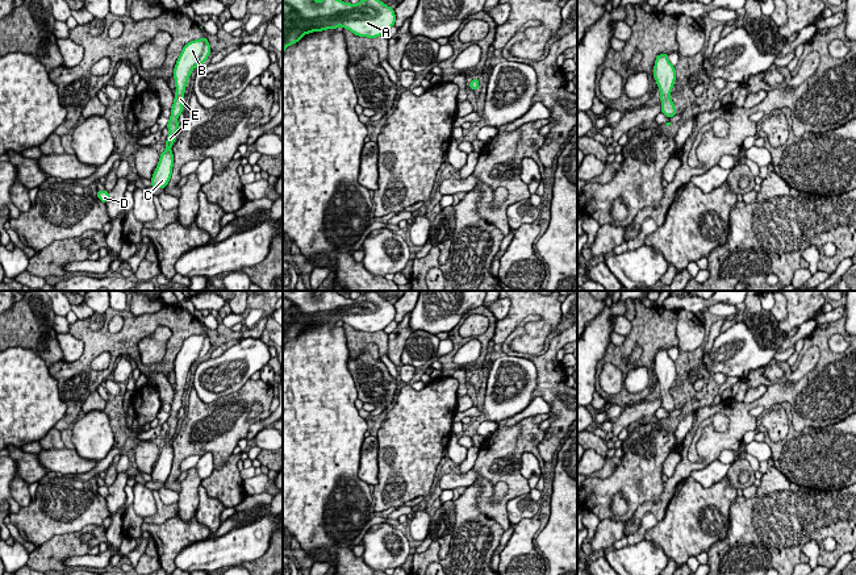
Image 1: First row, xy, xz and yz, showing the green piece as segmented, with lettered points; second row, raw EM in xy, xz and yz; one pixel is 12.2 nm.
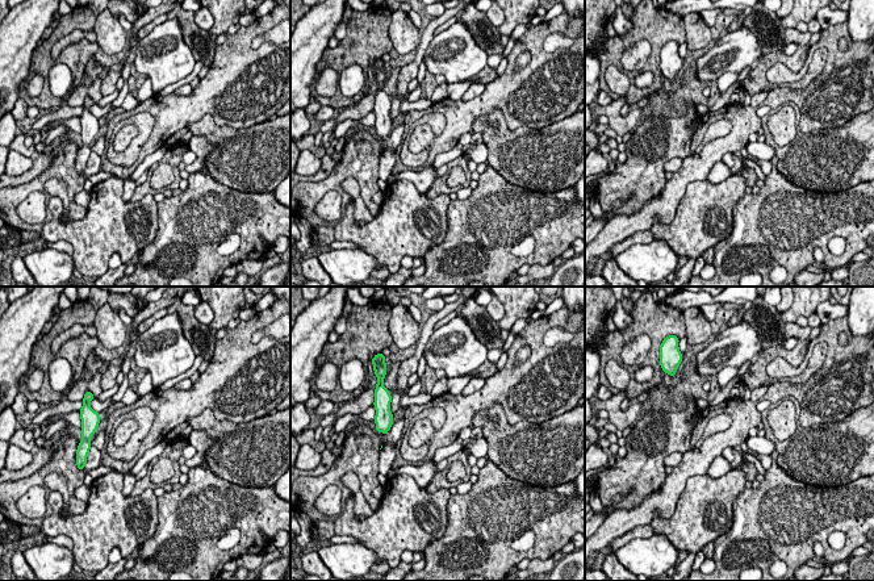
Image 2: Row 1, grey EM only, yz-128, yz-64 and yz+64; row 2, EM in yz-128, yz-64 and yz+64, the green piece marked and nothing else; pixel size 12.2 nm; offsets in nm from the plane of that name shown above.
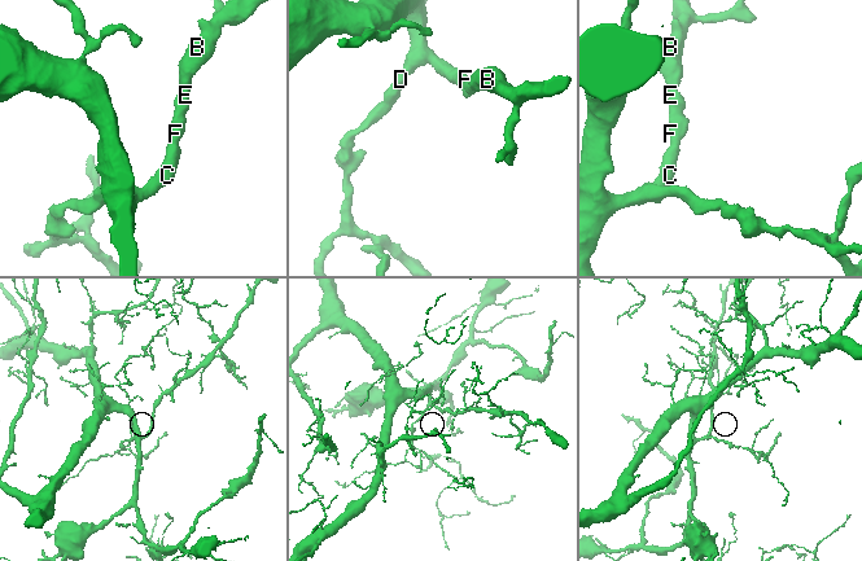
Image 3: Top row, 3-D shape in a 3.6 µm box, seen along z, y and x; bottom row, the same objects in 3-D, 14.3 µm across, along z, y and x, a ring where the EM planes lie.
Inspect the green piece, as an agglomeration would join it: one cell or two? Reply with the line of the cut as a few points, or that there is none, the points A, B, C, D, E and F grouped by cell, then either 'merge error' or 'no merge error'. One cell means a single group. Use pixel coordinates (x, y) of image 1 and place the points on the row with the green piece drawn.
no cut; A B C D E F; no merge error

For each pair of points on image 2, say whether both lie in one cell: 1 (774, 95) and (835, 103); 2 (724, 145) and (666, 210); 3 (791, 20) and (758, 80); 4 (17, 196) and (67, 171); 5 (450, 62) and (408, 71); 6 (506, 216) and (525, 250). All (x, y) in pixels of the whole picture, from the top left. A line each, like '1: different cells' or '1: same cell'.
1: same cell
2: same cell
3: different cells
4: same cell
5: different cells
6: different cells

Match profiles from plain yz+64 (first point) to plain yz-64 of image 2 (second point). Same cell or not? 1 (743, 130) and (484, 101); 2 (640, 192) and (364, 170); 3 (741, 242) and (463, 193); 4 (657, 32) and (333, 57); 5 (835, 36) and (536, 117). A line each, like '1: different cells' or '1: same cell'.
1: same cell
2: same cell
3: different cells
4: same cell
5: same cell

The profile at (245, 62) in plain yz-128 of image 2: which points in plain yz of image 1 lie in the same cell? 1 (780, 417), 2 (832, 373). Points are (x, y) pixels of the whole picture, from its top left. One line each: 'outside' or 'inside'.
1: outside
2: inside

